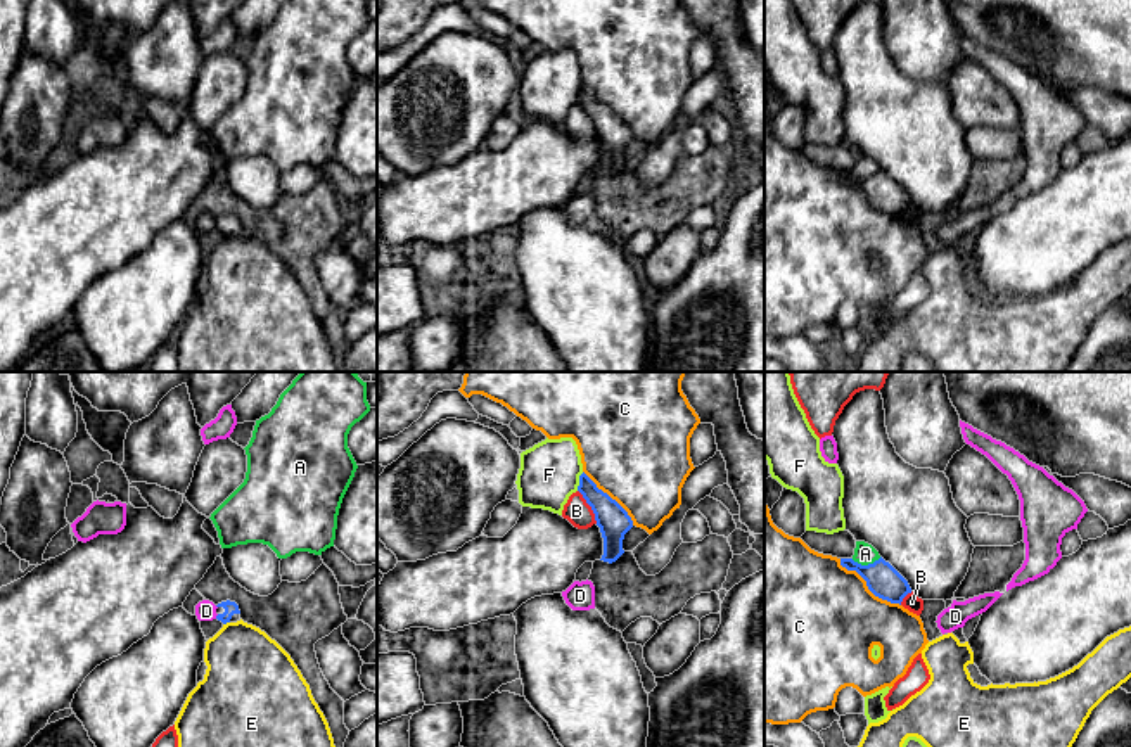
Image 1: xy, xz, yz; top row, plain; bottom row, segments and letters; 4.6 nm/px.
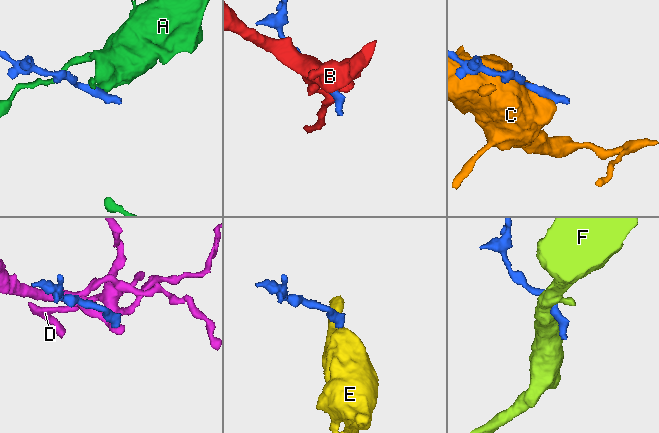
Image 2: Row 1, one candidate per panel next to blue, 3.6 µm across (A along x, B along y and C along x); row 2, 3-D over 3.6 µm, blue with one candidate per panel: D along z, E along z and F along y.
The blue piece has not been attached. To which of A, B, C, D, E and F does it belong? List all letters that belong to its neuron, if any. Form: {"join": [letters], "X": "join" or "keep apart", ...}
{"join": [], "A": "keep apart", "B": "keep apart", "C": "keep apart", "D": "keep apart", "E": "keep apart", "F": "keep apart"}

